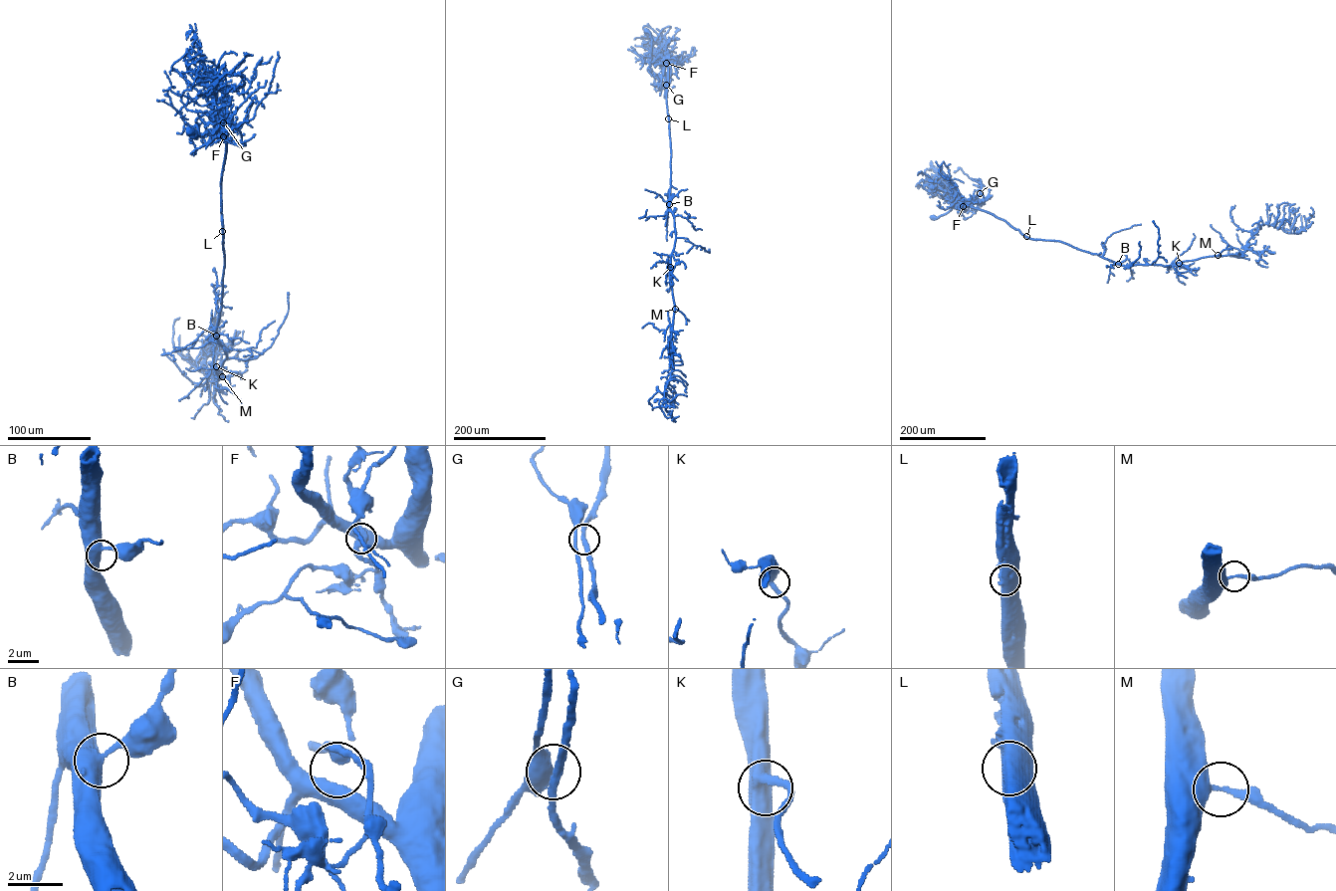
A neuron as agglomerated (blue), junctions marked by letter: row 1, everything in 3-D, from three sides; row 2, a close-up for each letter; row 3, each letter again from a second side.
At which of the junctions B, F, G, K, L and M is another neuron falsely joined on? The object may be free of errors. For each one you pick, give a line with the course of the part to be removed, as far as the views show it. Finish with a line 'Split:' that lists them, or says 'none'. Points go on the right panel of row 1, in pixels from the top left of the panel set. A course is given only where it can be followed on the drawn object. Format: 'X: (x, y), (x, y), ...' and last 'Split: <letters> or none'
L: (1026, 236), (1038, 239)
Split: L

